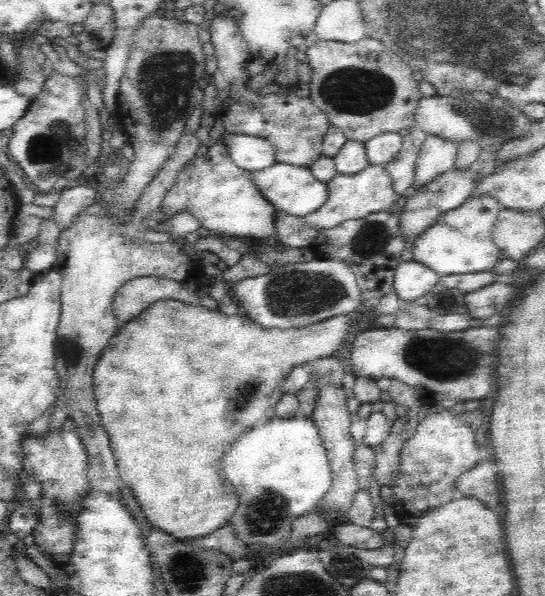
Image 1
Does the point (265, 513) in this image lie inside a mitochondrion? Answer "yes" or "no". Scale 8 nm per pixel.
yes

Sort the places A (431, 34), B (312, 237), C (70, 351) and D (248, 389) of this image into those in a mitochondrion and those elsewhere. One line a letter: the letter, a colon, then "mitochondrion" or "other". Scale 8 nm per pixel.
A: mitochondrion
B: other
C: mitochondrion
D: mitochondrion

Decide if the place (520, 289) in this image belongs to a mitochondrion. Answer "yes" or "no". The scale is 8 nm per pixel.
no

